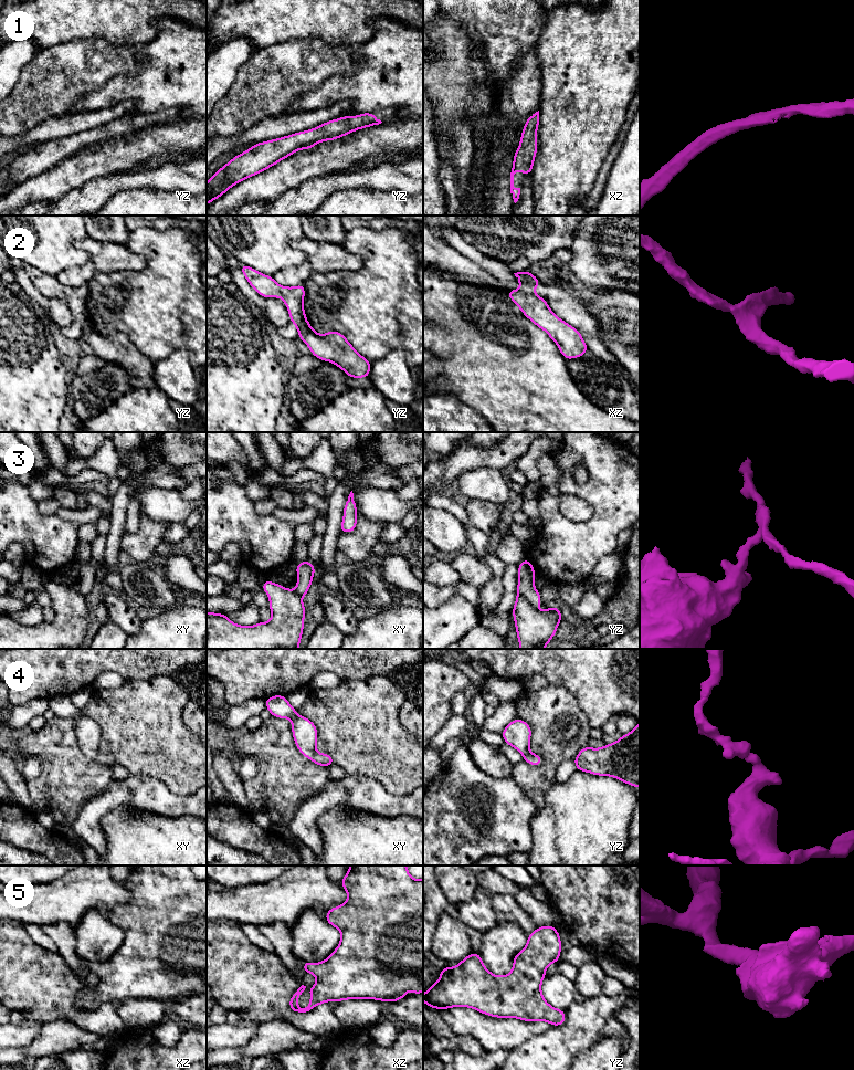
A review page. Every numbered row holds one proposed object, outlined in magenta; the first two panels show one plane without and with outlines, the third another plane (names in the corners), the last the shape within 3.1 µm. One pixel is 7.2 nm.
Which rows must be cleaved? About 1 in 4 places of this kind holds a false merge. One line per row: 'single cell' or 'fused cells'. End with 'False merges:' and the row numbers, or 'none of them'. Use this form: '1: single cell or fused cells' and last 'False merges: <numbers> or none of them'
1: single cell
2: single cell
3: fused cells
4: single cell
5: single cell
False merges: 3

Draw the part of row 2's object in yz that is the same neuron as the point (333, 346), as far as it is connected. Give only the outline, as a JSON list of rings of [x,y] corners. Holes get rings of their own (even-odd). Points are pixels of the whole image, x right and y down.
[[[239,266],[249,284],[264,298],[281,297],[289,313],[291,323],[297,327],[298,337],[308,346],[312,355],[330,361],[350,378],[370,377],[371,363],[361,356],[347,338],[337,331],[319,335],[306,319],[304,310],[305,285],[281,286],[273,276],[264,275],[255,269]]]

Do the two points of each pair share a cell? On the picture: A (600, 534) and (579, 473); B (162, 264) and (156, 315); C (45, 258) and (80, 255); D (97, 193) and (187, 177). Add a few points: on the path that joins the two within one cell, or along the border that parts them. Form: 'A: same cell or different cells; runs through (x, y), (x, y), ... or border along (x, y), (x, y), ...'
A: different cells; border along (579, 462), (583, 465), (588, 475), (582, 483)
B: same cell; runs through (162, 276), (162, 303)
C: same cell; runs through (54, 255), (71, 255)
D: same cell; runs through (119, 182), (124, 180), (165, 177)

